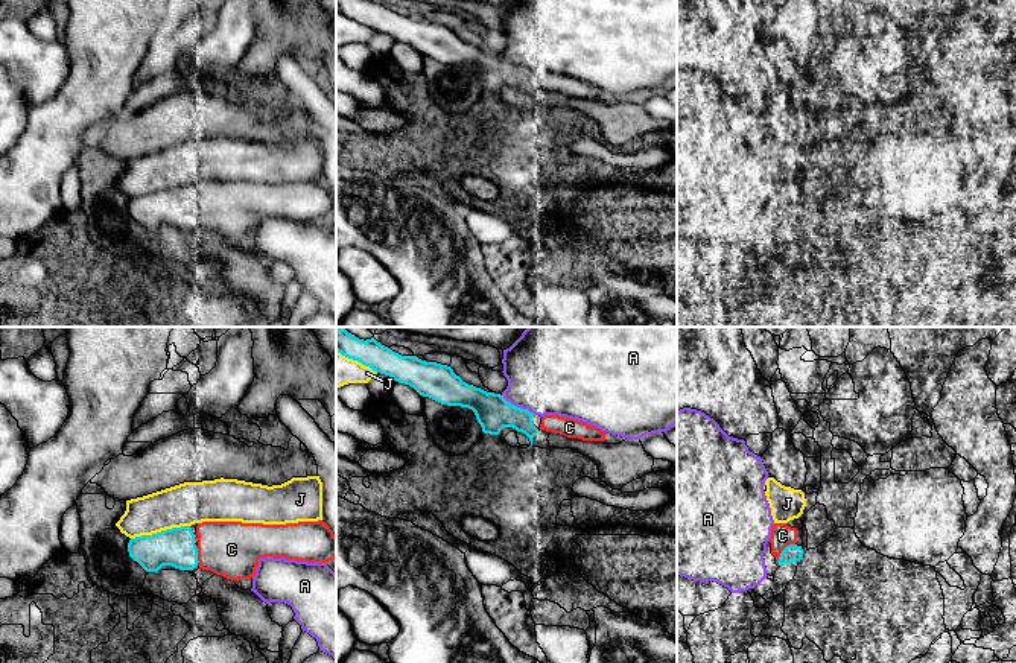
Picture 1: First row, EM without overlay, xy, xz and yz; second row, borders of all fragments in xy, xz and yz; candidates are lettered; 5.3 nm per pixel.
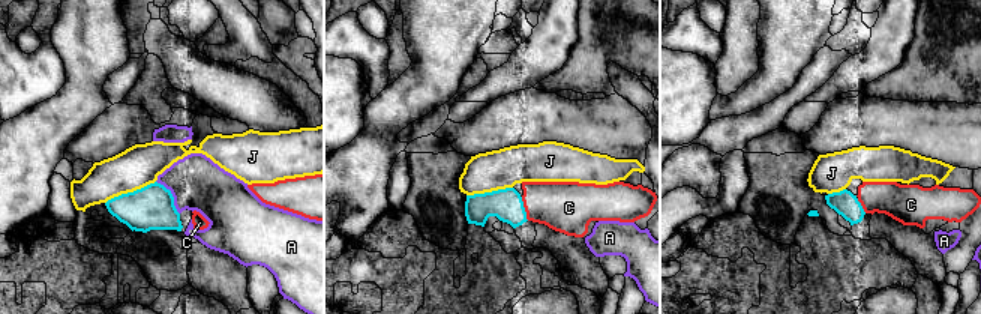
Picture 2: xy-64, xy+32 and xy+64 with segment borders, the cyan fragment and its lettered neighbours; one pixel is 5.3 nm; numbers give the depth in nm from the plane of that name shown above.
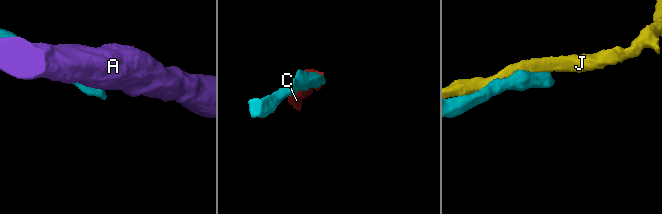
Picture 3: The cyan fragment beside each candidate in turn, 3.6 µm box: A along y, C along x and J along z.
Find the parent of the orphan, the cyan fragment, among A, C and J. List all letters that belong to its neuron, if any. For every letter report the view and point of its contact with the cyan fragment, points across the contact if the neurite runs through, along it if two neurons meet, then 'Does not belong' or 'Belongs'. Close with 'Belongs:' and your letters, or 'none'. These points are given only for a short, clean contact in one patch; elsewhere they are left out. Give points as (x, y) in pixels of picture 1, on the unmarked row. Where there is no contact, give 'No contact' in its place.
A: Touches cyan at xz (516, 66). Does not belong
C: Touches cyan at yz (782, 212). Belongs
J: Touches cyan at xy (161, 190). Does not belong
Belongs: C

